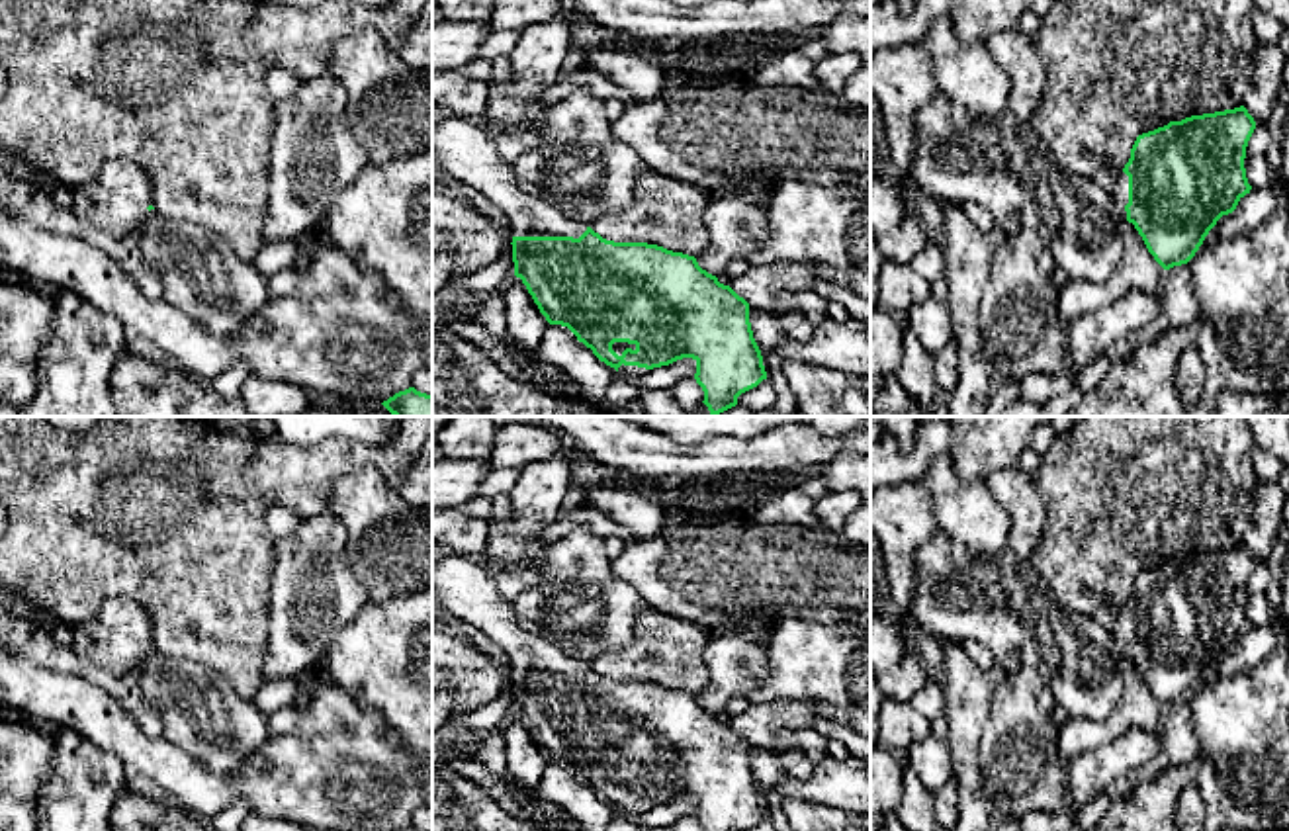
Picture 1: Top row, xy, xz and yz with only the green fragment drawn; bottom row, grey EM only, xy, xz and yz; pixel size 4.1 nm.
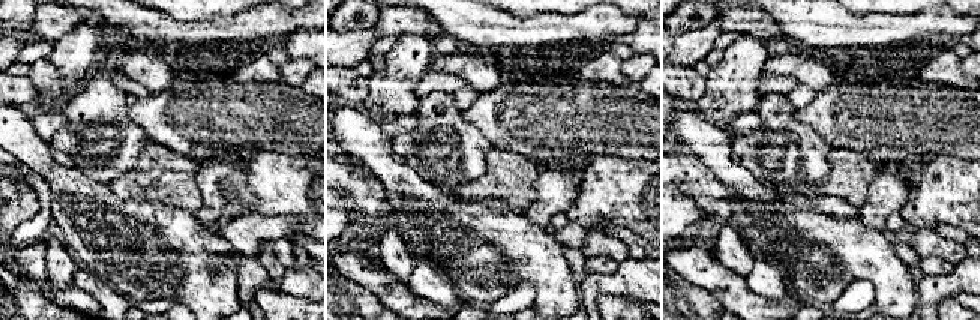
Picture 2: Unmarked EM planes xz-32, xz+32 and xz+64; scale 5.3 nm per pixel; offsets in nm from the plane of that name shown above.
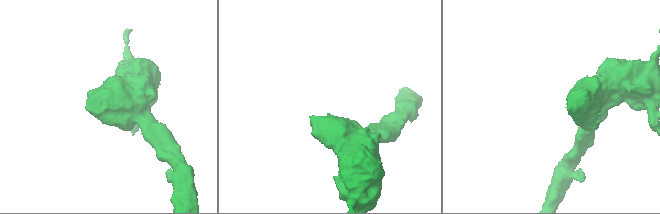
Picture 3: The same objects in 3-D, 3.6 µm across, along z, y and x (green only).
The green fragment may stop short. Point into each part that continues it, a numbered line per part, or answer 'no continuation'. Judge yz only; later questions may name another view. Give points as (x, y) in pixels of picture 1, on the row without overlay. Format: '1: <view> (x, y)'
1: yz (1119, 630)

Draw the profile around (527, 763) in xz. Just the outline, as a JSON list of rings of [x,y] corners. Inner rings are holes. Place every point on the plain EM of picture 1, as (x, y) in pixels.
[[[512,716],[501,727],[509,774],[526,790],[536,790],[550,761],[540,751],[520,716]]]

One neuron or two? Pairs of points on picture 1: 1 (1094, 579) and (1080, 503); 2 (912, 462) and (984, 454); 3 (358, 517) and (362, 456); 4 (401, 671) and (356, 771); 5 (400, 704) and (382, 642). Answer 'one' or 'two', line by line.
1: one
2: one
3: two
4: two
5: one

